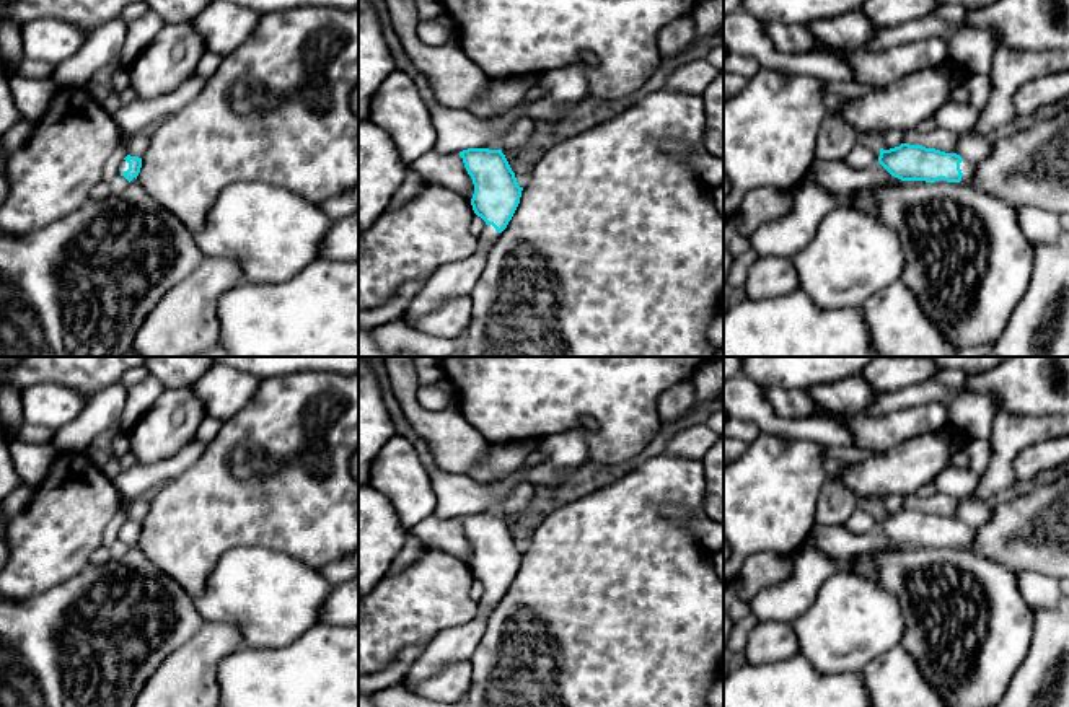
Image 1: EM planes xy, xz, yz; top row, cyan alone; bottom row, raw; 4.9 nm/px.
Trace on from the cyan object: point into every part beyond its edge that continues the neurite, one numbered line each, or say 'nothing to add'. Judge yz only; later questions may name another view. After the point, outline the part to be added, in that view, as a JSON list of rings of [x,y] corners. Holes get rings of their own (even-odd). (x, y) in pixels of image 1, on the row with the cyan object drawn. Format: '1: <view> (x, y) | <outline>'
1: yz (968, 170) | [[[963,160],[963,161],[960,163],[960,169],[961,169],[961,173],[963,173],[960,182],[968,182],[968,181],[971,181],[973,176],[974,176],[974,173],[976,173],[974,165],[973,165],[971,161],[968,161],[968,160]]]

